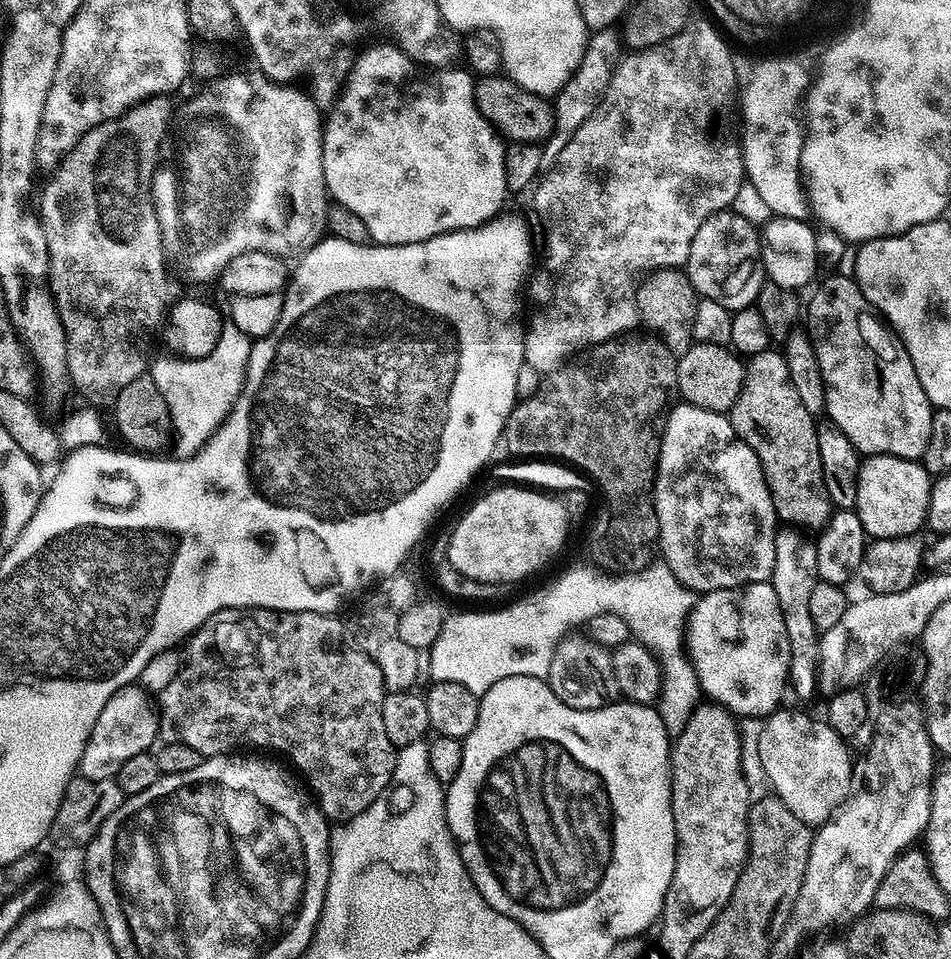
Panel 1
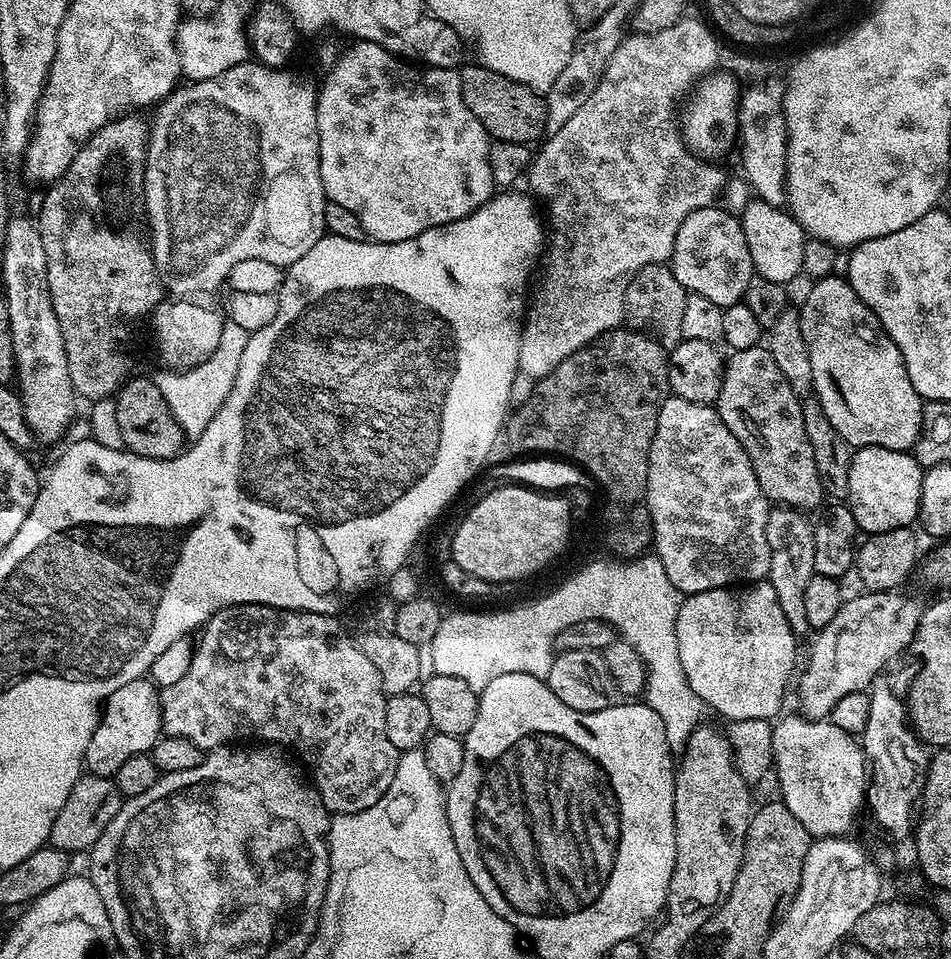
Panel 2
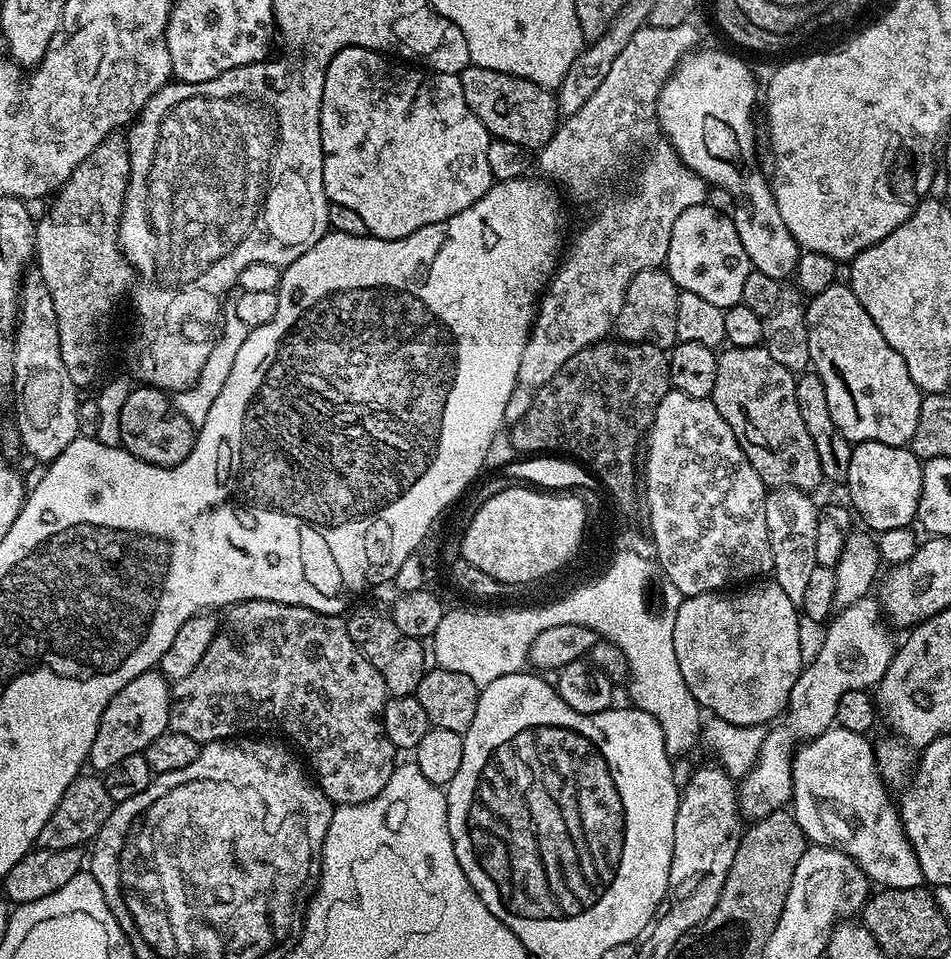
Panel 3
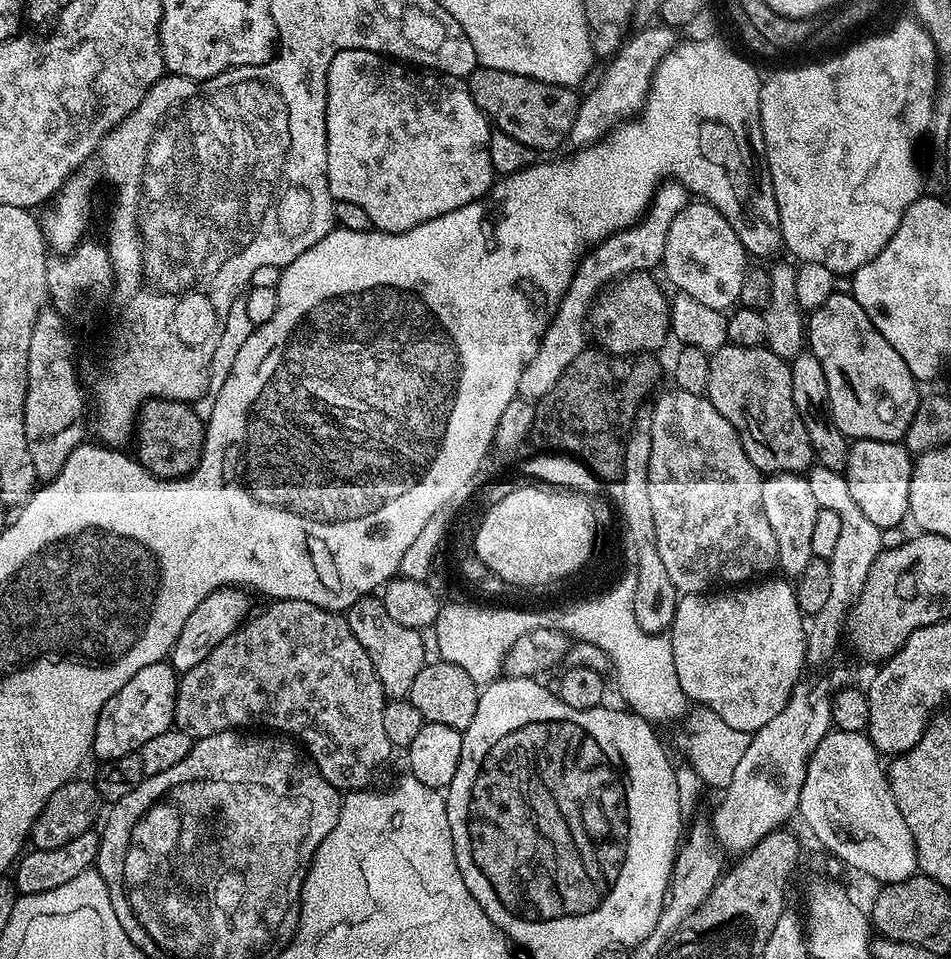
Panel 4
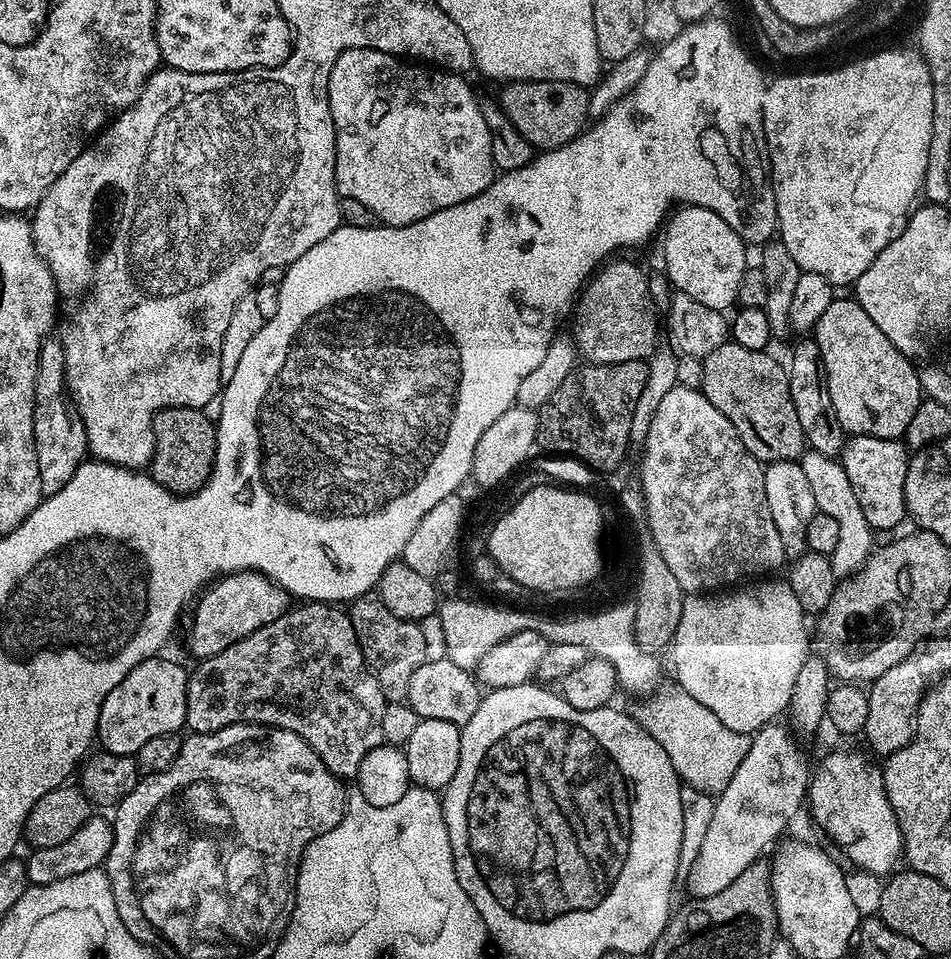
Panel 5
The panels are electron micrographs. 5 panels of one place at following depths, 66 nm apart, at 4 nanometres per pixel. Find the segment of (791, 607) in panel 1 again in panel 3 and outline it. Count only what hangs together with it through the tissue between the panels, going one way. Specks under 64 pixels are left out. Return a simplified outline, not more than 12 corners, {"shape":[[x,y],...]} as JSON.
{"shape":[[797,488],[766,495],[772,570],[803,605],[818,566],[818,504]]}

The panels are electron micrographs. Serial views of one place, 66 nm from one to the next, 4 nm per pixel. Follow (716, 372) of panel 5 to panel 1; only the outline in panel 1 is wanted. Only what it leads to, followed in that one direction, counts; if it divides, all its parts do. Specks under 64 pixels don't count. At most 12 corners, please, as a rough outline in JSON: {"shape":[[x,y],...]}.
{"shape":[[783,351],[747,357],[730,410],[777,521],[823,528],[818,424]]}

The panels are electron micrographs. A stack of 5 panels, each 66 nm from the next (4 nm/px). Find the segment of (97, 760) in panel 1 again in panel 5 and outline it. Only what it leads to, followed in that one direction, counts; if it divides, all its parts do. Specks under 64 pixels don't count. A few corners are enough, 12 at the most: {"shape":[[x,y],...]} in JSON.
{"shape":[[144,660],[106,694],[103,751],[185,727],[189,673]]}

